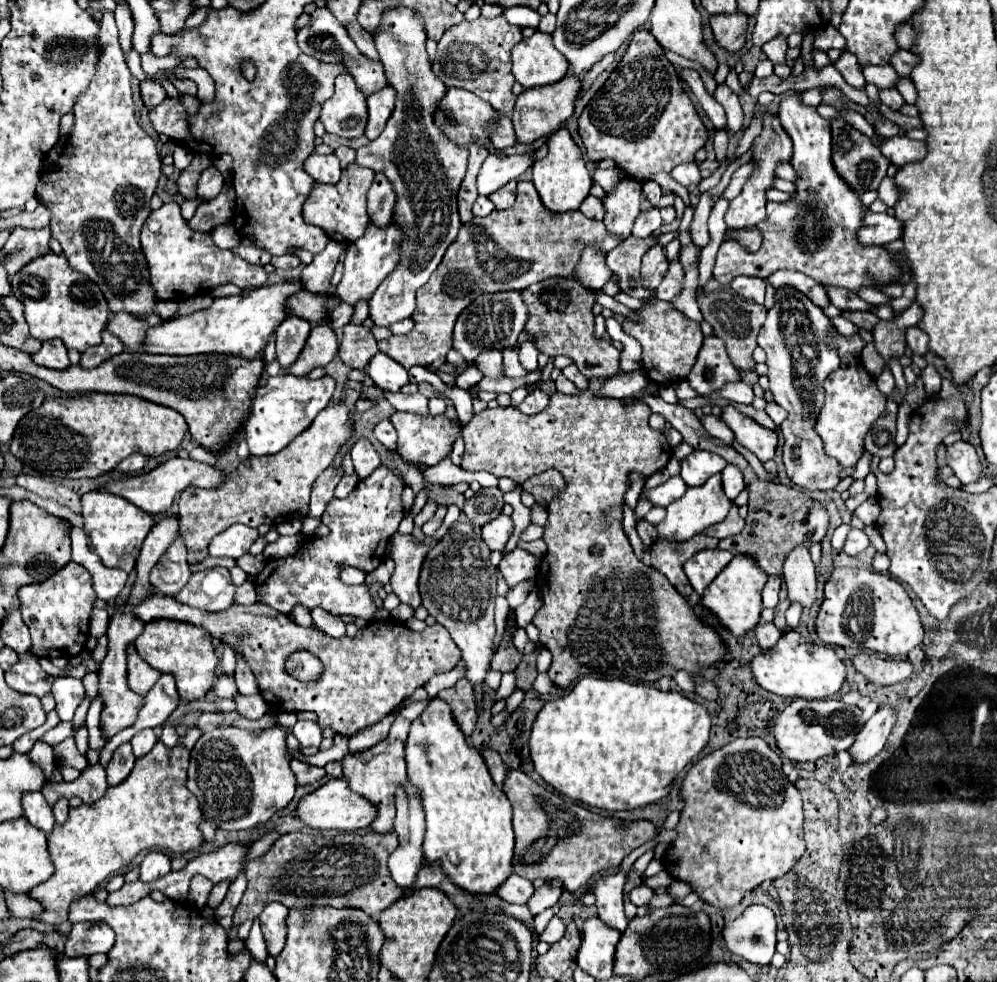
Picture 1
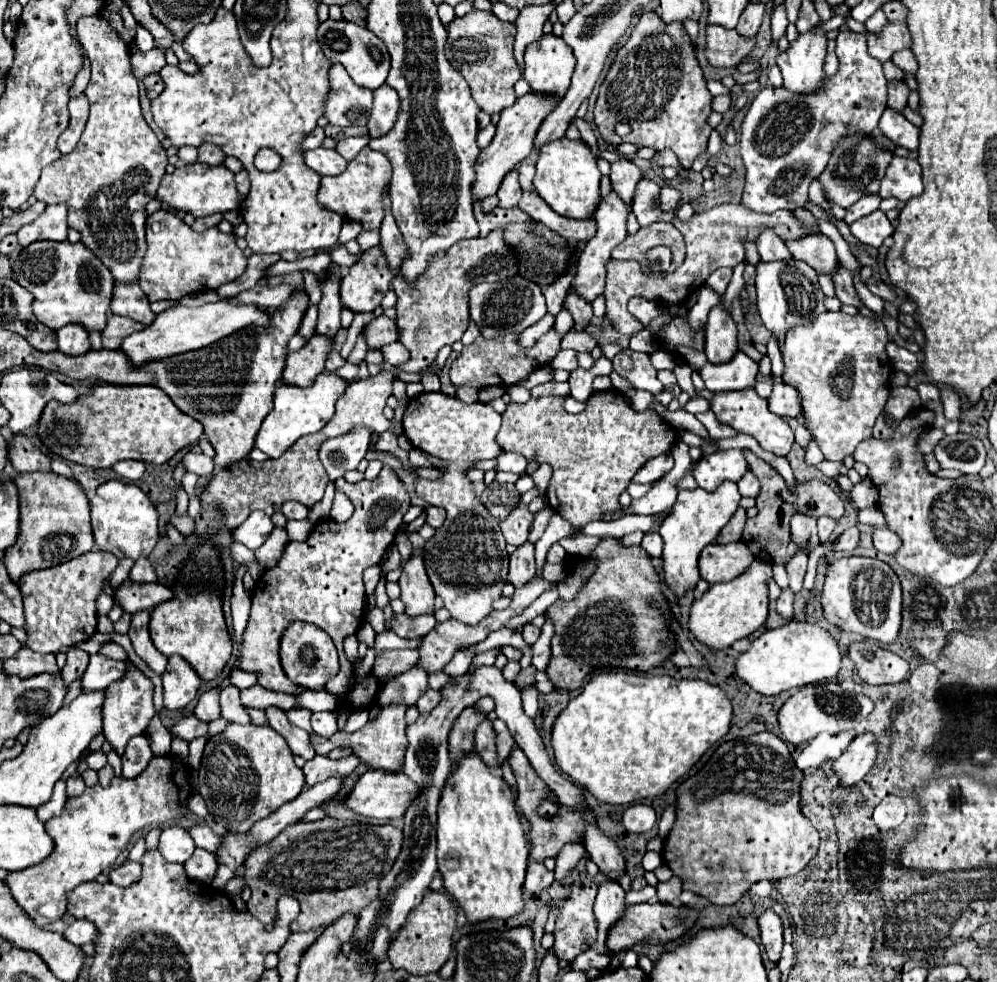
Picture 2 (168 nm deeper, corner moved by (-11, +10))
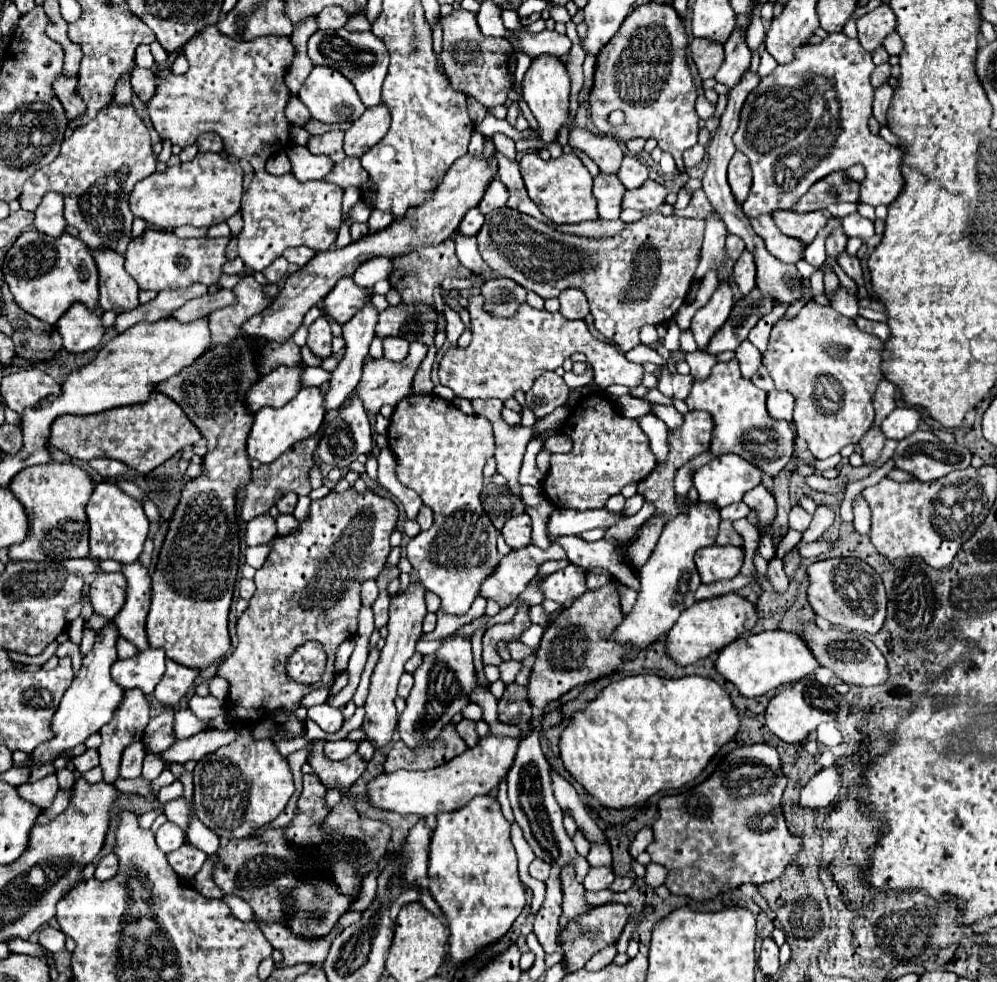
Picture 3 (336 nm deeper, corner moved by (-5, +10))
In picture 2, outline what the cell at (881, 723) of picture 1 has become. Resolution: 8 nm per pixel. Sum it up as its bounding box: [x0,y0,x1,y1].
[833,732,877,786]

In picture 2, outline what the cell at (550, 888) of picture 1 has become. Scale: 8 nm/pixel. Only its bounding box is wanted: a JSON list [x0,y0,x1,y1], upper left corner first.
[555,844,585,880]

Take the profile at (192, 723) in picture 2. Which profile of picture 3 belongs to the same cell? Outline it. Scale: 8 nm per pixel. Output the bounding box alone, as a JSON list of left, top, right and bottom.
[143,712,175,754]

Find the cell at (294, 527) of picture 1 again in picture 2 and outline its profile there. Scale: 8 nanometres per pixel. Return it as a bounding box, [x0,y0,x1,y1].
[281,502,309,520]

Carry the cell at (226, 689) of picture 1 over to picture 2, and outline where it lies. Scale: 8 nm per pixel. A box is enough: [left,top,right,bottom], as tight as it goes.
[221,686,251,724]

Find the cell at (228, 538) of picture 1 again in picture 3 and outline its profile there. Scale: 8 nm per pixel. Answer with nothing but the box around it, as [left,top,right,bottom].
[247,514,277,546]

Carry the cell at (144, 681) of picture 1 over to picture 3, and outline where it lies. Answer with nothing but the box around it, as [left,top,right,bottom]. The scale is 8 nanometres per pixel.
[115,560,151,650]

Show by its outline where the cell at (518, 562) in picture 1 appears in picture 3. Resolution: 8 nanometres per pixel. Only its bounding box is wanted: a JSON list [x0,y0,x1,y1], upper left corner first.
[481,544,565,608]

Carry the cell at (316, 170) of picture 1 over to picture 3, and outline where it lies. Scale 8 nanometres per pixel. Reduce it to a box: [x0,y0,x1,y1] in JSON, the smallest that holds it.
[285,146,333,182]

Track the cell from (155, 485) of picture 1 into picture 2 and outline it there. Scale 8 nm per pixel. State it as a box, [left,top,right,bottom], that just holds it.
[181,452,213,478]

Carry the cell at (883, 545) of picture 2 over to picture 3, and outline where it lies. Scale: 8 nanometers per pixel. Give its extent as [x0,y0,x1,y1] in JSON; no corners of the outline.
[853,494,871,536]

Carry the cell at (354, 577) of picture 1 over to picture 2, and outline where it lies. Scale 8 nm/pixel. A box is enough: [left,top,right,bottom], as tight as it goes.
[363,566,381,594]

